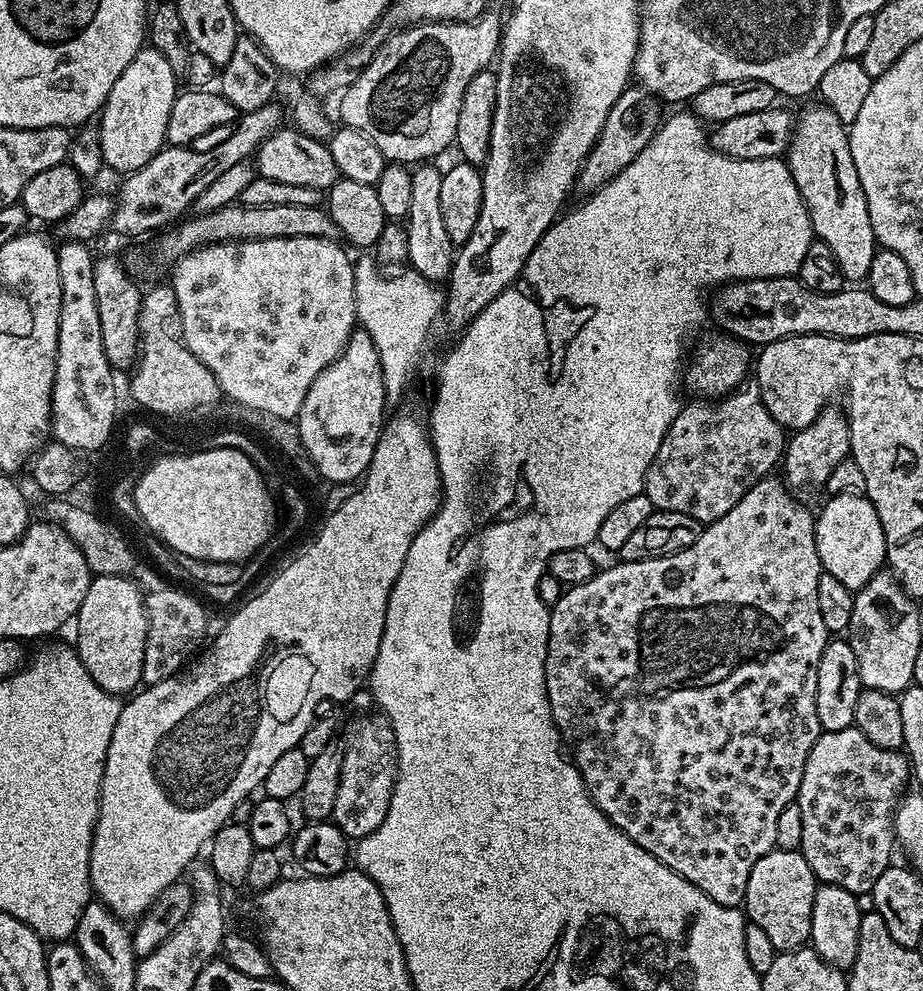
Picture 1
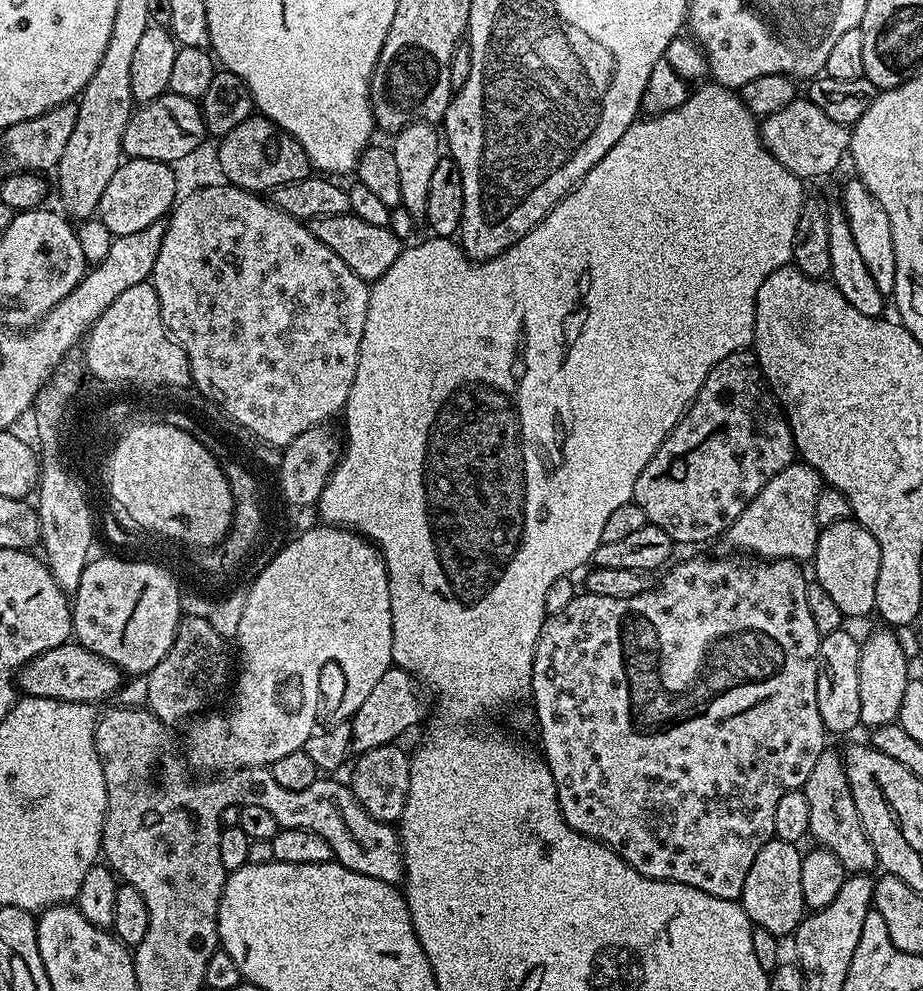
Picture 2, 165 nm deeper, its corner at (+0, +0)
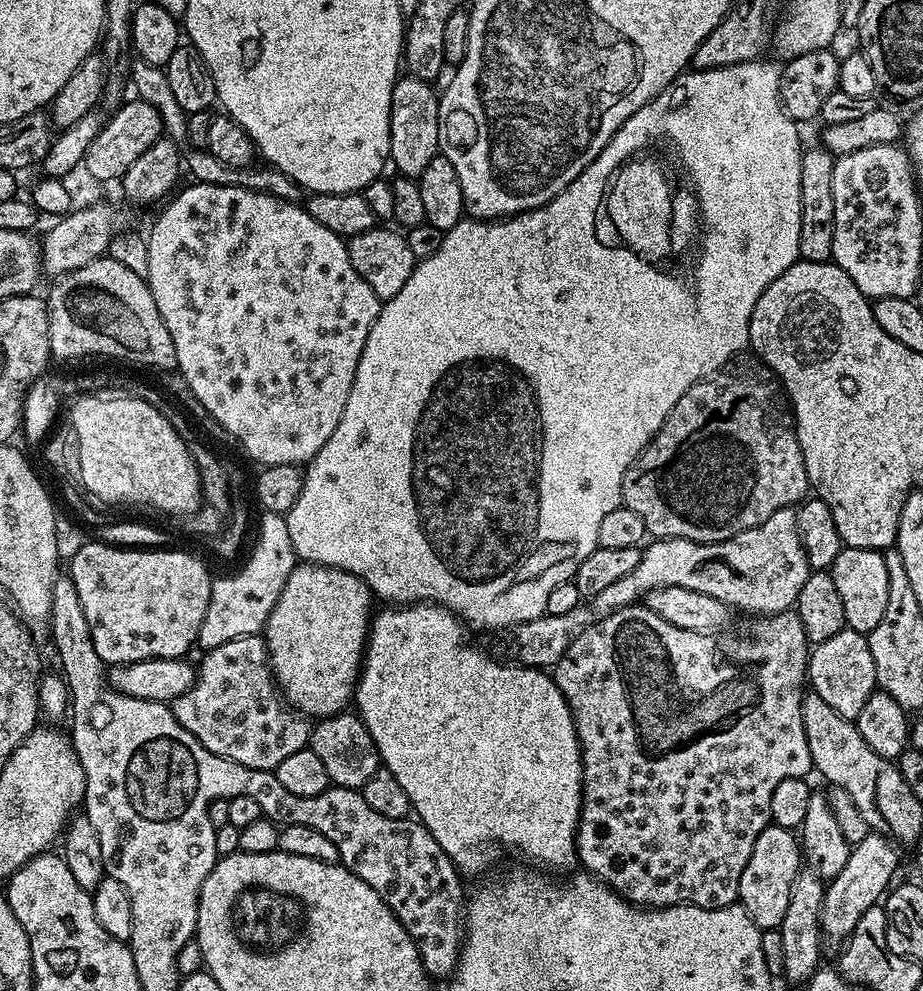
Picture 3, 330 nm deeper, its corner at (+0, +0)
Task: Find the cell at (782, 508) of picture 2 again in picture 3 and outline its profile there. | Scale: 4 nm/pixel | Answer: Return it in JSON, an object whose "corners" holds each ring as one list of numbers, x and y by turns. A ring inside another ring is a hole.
{"corners":[[795,507,778,510,770,514,770,518,762,522,762,526,742,530,742,534,734,534,734,538,717,544,667,538,656,538,651,543,641,551,638,566,634,566,634,570,630,570,626,578,618,578,618,582,606,586,602,594,581,602,574,610,570,610,570,614,545,614,530,622,495,629,489,635,492,637,486,645,489,657,500,664,541,670,555,669,562,654,566,654,566,650,572,645,573,638,582,634,582,630,611,612,617,612,619,608,635,605,650,590,660,587,685,587,686,590,720,599,732,610,741,608,744,612,757,612,755,615,760,618,773,616,779,612,787,612,795,605,798,590,802,590,802,582,806,582,810,571,806,550,798,534]]}

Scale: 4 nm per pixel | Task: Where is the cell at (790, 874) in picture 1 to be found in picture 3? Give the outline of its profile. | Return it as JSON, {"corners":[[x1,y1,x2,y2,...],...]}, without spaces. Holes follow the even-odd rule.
{"corners":[[771,823,766,830,762,830,762,834,758,834,750,862,746,862,746,870,742,870,739,903,744,905,760,929,779,928,782,918,786,918,786,906,790,906,790,890,801,867,802,845,793,829]]}

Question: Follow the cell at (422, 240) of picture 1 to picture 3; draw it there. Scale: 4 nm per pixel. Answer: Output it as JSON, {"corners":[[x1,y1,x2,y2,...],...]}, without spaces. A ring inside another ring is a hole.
{"corners":[[404,74,397,79,394,90,392,91,392,113,390,114,390,157,391,167,396,167,395,170,399,175,411,176,418,178,422,174,422,170,426,170,434,157,440,150,438,142,438,106,440,98,437,89,432,89,433,85,426,80,419,80,417,76]]}

